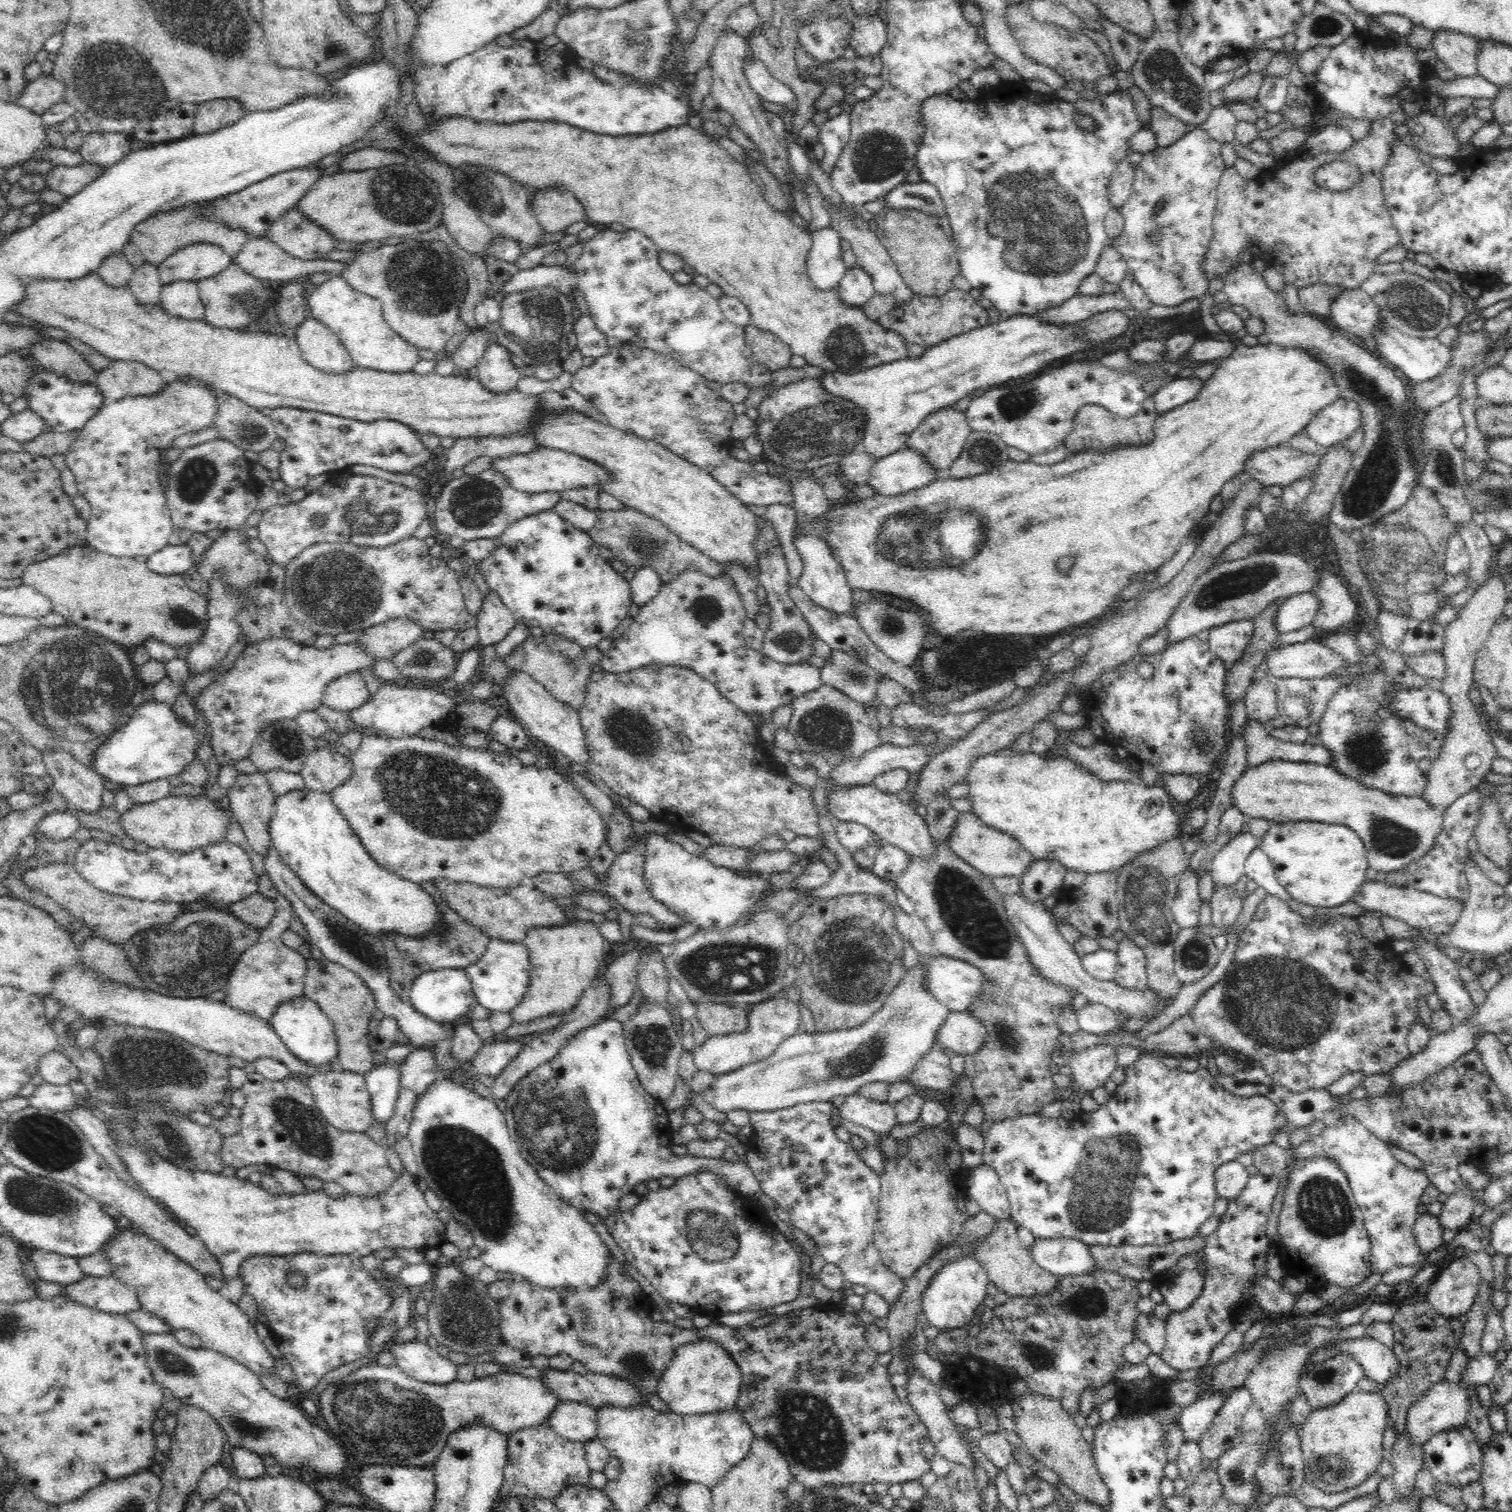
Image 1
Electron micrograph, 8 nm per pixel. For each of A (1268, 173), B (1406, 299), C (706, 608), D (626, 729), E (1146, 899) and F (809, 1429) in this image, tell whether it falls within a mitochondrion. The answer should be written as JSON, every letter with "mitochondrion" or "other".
{"A":"other","B":"mitochondrion","C":"mitochondrion","D":"mitochondrion","E":"mitochondrion","F":"mitochondrion"}

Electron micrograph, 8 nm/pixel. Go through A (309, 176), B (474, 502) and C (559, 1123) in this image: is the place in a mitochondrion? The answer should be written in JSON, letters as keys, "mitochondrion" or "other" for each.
{"A":"other","B":"mitochondrion","C":"mitochondrion"}

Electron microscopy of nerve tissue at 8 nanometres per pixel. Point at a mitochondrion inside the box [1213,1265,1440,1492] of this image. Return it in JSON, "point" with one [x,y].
{"point":[1335,1468]}

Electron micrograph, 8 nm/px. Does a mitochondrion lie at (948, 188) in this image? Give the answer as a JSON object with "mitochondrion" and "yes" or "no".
{"mitochondrion":"no"}

